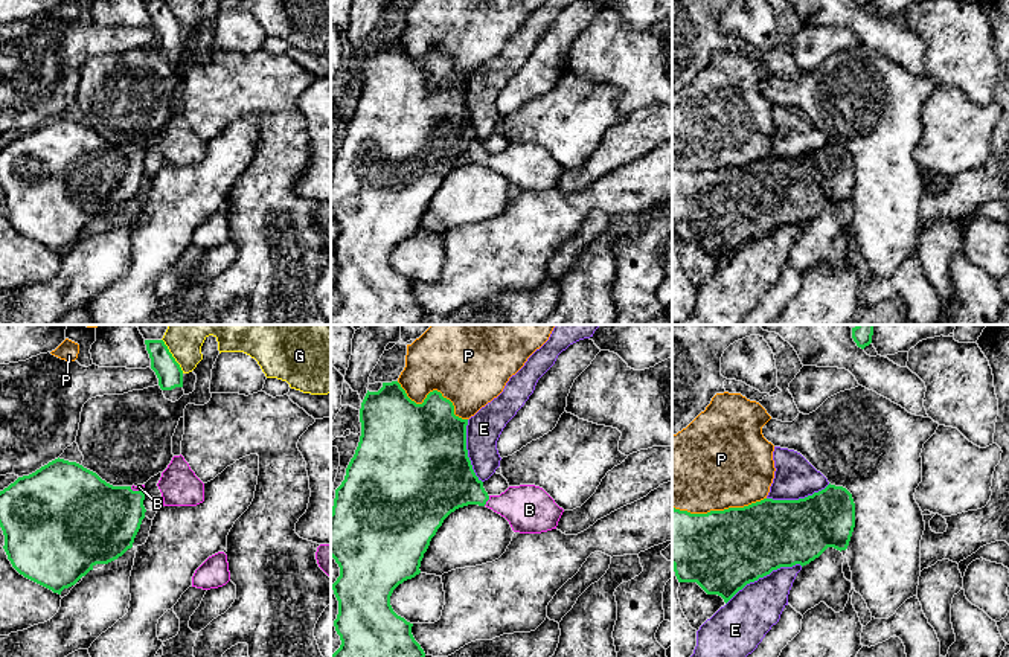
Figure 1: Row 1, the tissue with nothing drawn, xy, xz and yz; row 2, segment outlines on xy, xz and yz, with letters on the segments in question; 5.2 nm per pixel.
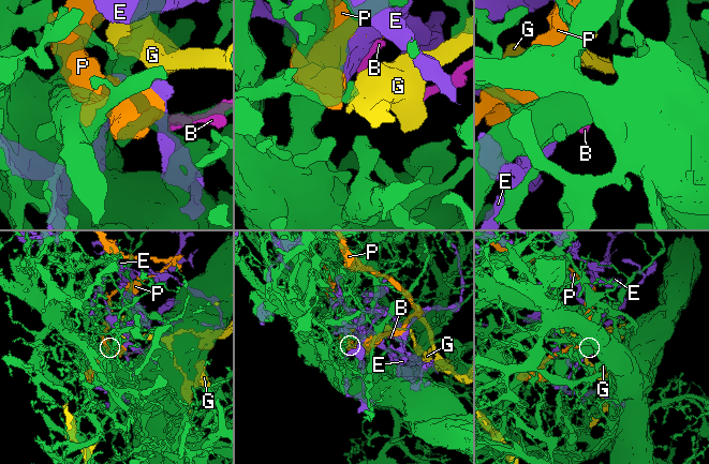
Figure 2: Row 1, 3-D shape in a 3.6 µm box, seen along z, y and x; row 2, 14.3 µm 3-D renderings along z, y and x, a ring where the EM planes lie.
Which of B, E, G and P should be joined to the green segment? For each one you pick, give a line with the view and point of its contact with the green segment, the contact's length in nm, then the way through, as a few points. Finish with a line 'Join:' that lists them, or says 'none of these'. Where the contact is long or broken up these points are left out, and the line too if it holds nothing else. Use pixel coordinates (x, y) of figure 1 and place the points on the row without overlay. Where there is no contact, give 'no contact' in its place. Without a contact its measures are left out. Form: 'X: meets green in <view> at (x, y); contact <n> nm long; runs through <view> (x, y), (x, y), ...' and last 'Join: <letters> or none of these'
B: meets green in xz at (488, 157); contact 70 nm long; runs through xz (445, 139), (488, 157), (529, 168)
Join: B

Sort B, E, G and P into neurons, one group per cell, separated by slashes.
B / E / G / P

